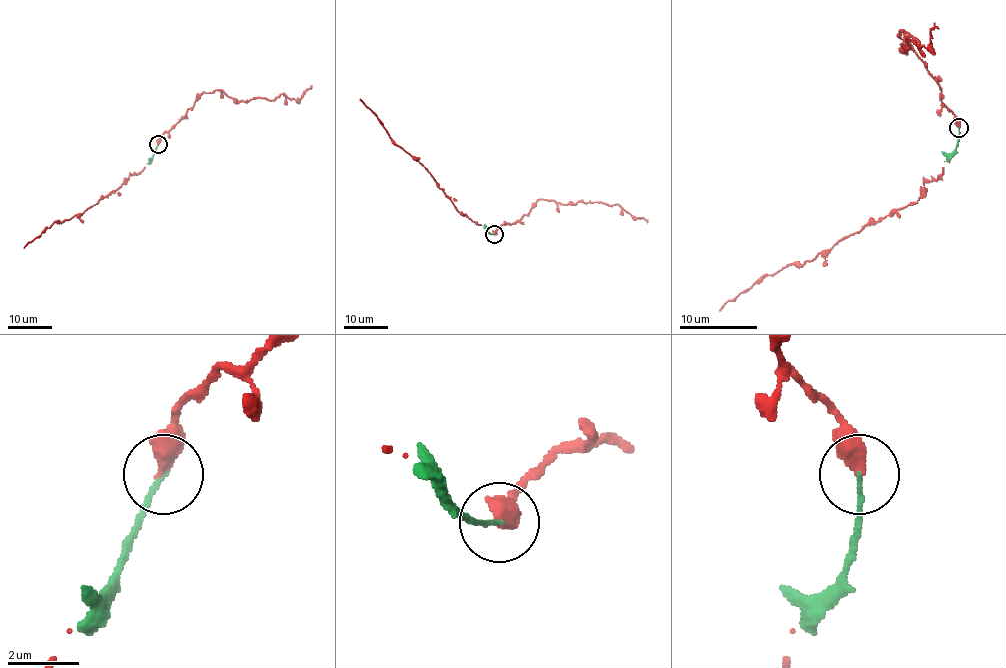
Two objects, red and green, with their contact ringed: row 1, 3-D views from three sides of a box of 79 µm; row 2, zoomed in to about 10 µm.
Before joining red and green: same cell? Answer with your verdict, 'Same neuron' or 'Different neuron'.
Same neuron

